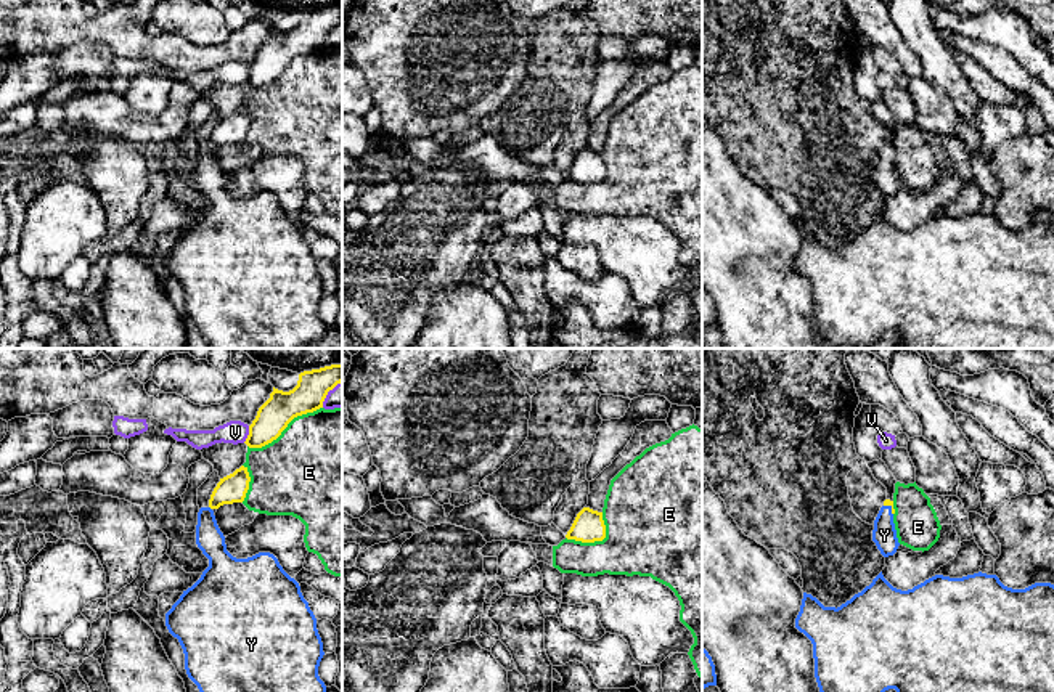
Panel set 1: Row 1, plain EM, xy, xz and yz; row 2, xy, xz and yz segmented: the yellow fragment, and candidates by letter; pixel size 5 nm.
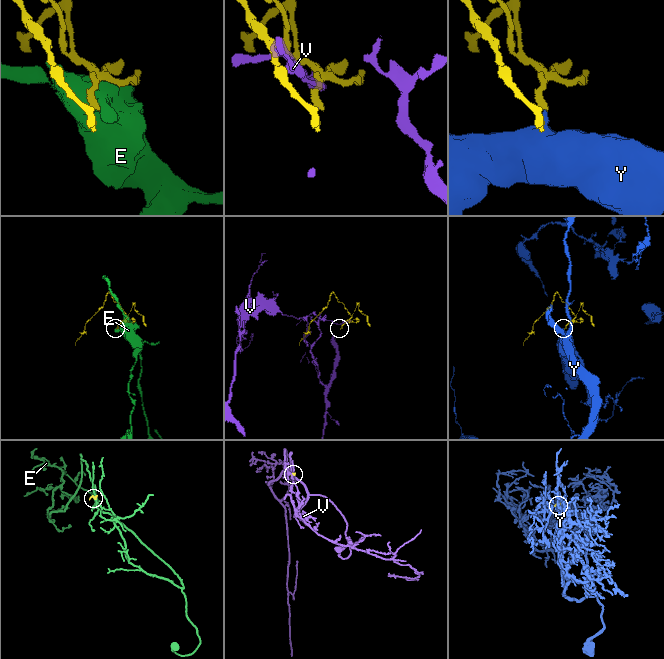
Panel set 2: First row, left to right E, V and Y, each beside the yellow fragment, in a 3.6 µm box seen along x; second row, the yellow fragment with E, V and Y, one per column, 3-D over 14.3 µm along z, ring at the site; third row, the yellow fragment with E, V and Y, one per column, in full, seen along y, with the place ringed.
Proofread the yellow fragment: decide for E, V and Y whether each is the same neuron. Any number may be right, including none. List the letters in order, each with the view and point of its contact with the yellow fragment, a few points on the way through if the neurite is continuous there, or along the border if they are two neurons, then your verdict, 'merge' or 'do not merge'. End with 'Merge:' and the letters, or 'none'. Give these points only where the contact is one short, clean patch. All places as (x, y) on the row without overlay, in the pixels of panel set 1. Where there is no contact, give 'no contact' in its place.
E: xy (285, 68) | do not merge
V: xy (249, 74) | do not merge
Y: yz (892, 148) | across yz (887, 142), (892, 148), (884, 159), (884, 175) | merge
Merge: Y

